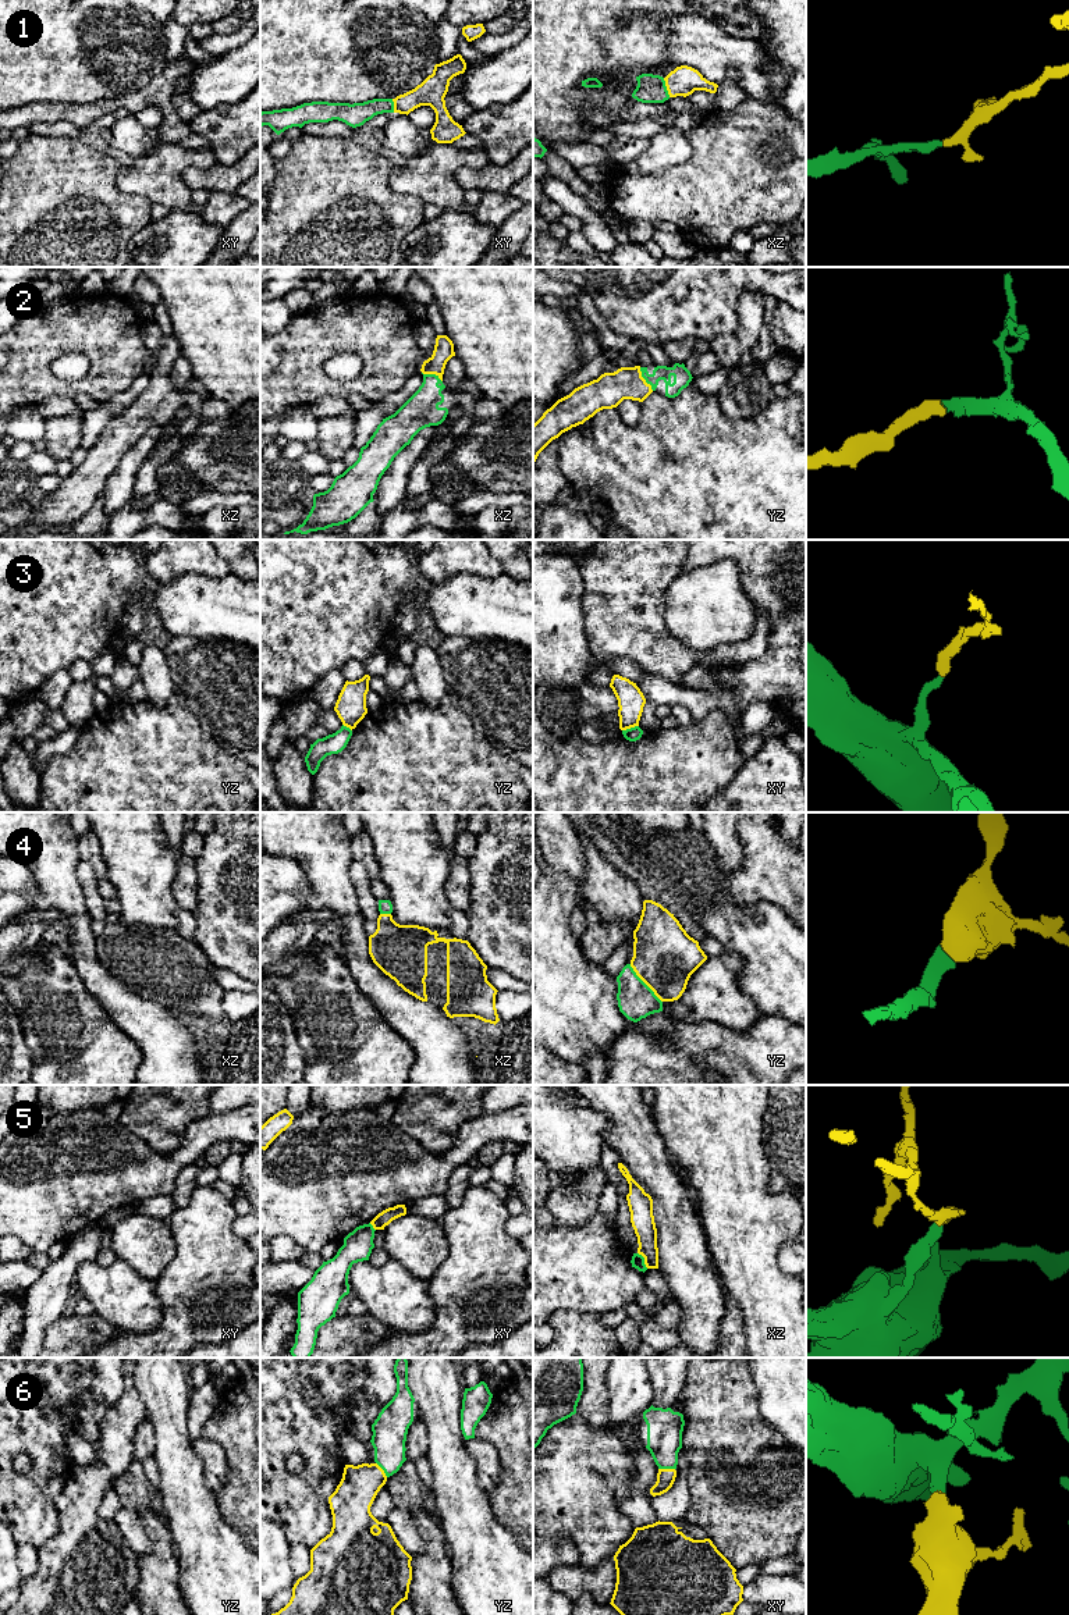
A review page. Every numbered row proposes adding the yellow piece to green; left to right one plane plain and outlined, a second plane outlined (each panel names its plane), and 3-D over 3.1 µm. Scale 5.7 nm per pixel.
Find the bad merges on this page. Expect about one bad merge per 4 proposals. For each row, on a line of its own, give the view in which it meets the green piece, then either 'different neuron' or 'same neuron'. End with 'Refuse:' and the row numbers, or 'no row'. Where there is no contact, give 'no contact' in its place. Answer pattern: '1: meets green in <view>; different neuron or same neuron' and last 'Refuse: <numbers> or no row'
1: meets green in xz; same neuron
2: meets green in yz; same neuron
3: meets green in xy; different neuron
4: meets green in yz; same neuron
5: meets green in xz; different neuron
6: meets green in xy; same neuron
Refuse: 3, 5

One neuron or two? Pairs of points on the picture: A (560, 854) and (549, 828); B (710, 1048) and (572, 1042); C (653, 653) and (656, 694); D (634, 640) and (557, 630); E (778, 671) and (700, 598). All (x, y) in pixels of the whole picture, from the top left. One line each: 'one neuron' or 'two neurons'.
A: one neuron
B: two neurons
C: two neurons
D: two neurons
E: two neurons

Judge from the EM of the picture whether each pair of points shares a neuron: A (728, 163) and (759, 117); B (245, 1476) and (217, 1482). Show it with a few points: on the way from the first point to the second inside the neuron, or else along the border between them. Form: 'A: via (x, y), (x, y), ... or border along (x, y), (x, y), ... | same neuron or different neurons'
A: via (739, 152), (755, 137), (756, 128) | same neuron
B: border along (223, 1448), (228, 1461), (227, 1482), (213, 1490) | different neurons

